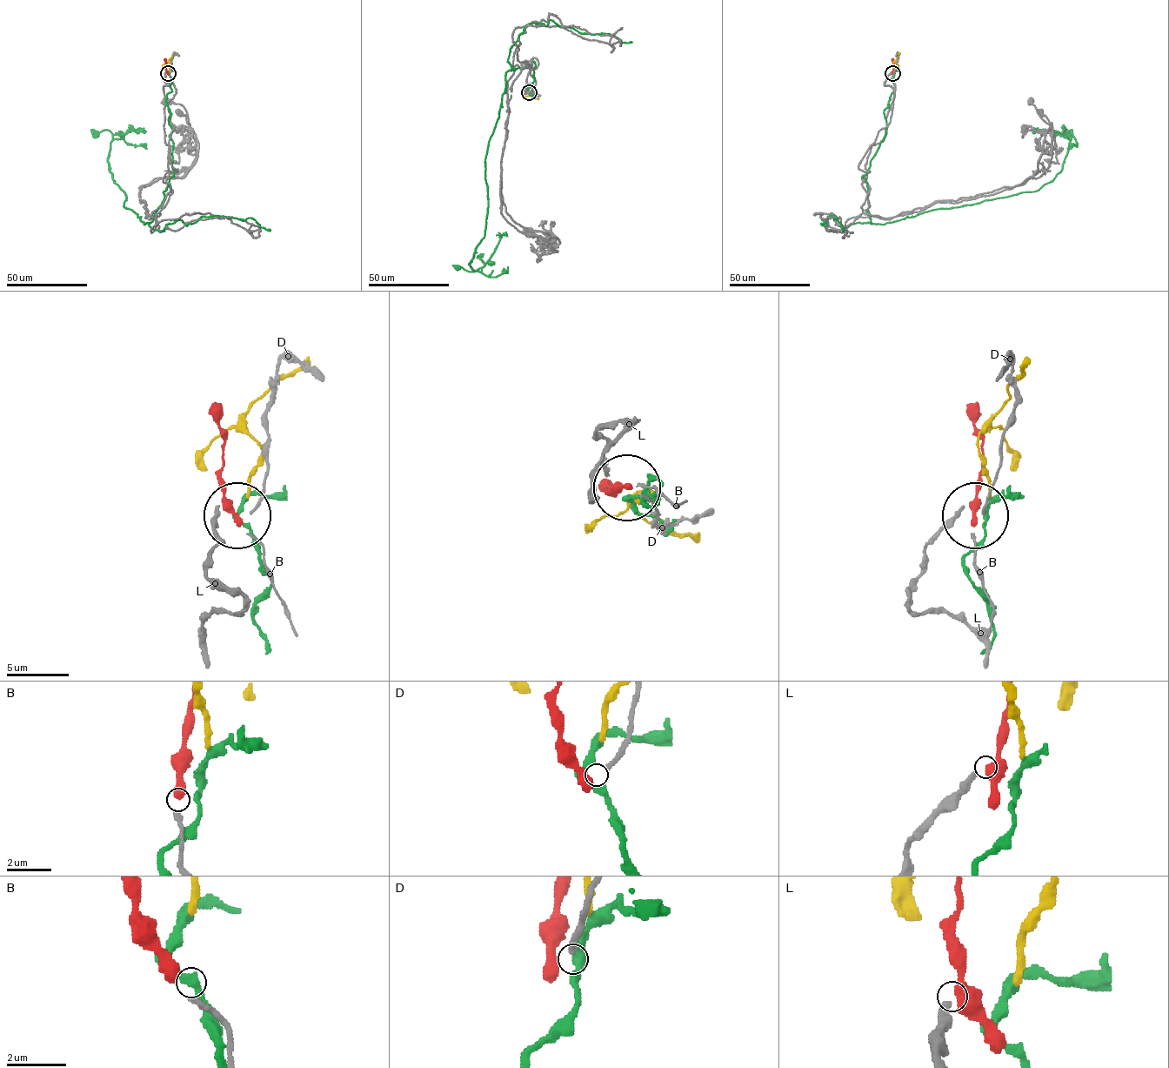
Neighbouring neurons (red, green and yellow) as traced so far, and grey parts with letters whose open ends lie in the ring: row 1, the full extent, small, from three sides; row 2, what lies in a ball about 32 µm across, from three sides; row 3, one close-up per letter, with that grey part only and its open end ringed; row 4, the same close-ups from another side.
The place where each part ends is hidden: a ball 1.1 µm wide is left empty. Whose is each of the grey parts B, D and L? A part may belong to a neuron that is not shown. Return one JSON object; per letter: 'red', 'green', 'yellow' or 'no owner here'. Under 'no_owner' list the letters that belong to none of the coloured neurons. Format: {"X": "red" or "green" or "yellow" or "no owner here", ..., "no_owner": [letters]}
{"B": "red", "D": "no owner here", "L": "no owner here", "no_owner": ["D", "L"]}

